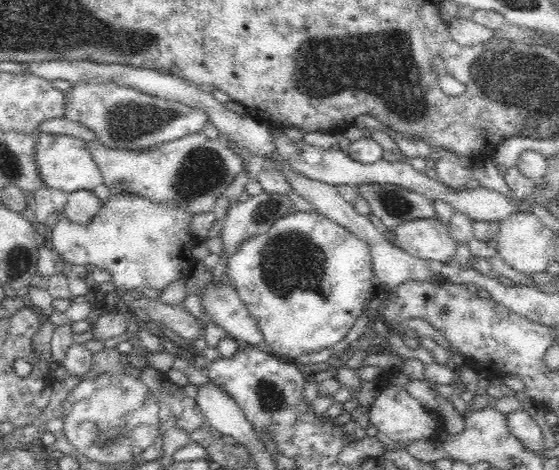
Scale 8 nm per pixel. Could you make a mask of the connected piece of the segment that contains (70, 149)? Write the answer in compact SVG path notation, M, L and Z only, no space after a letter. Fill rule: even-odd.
M48 133L34 135L35 161L39 177L47 188L71 193L79 190L94 190L103 183L98 164L87 150L87 143L73 136L60 136Z

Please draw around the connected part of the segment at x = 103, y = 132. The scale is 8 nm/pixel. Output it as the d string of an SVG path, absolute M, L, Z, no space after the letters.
M76 82L74 88L64 92L66 99L63 116L79 122L95 132L98 142L106 148L118 150L144 150L164 144L195 132L204 132L209 118L199 108L188 107L175 101L163 101L120 84L89 84Z

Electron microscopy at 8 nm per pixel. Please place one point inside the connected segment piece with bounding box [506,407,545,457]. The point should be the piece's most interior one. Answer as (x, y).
(520, 422)

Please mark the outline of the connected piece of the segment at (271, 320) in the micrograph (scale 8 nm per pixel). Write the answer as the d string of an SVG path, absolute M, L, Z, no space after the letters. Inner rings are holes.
M291 209L288 216L276 219L269 232L266 234L268 242L252 242L246 240L246 244L242 244L237 248L235 255L232 255L227 260L226 276L229 283L236 289L240 300L247 305L250 316L256 321L260 327L264 337L265 348L272 355L279 358L295 358L301 354L310 354L318 352L323 348L332 348L344 338L355 325L356 319L364 312L364 300L370 292L377 292L377 286L373 276L373 262L368 249L368 243L360 240L354 234L347 232L342 226L339 226L336 221L323 217L318 212L303 212Z

